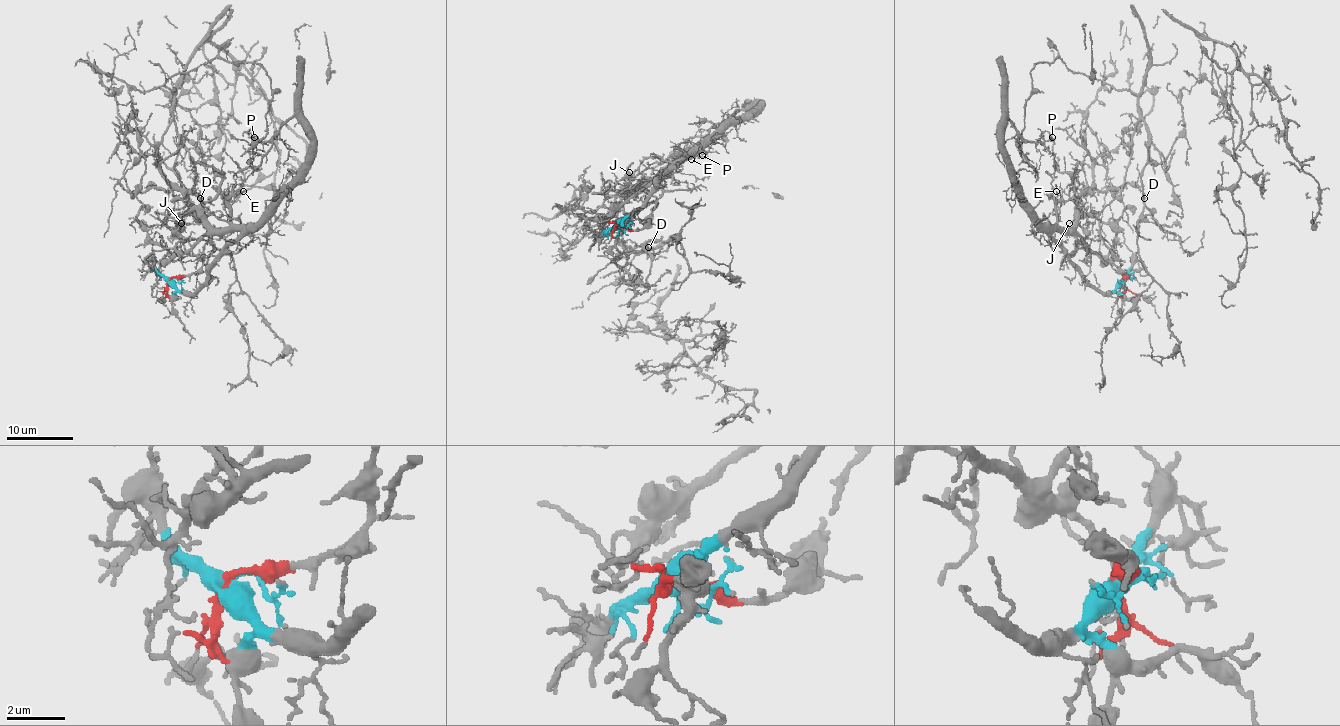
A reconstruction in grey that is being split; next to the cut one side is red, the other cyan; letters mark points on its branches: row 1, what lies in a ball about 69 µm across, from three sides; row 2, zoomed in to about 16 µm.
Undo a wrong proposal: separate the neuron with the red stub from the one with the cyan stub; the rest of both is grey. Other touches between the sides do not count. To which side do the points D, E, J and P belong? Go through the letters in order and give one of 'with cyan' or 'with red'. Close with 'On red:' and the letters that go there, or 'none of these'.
D: with red
E: with cyan
J: with cyan
P: with cyan
On red: D

